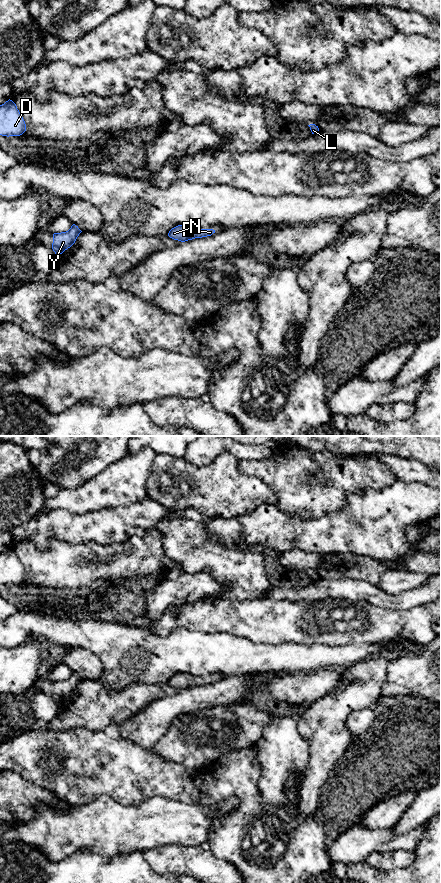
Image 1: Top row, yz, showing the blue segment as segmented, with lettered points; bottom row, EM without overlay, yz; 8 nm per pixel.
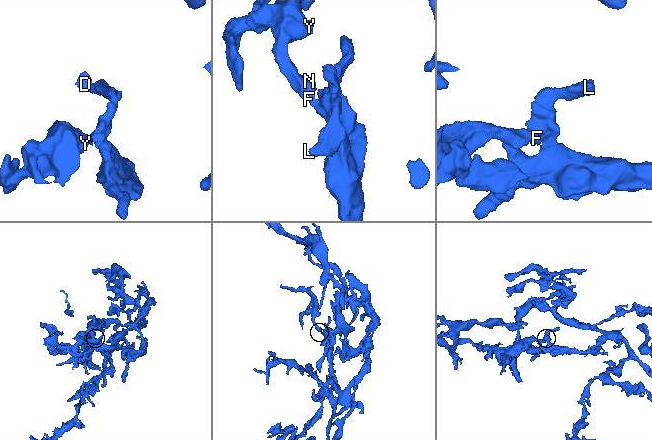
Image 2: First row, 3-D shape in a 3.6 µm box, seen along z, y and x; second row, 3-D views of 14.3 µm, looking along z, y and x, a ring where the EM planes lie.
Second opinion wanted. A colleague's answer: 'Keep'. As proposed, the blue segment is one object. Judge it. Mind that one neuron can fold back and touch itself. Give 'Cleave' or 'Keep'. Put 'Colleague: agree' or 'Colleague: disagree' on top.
Colleague: agree
Keep

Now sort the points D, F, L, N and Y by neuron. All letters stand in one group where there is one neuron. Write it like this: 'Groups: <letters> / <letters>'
Groups: D F L N Y

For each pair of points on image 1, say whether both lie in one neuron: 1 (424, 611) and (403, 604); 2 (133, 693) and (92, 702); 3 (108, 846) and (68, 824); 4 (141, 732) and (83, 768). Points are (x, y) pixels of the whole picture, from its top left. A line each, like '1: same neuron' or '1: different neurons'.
1: different neurons
2: same neuron
3: same neuron
4: different neurons

